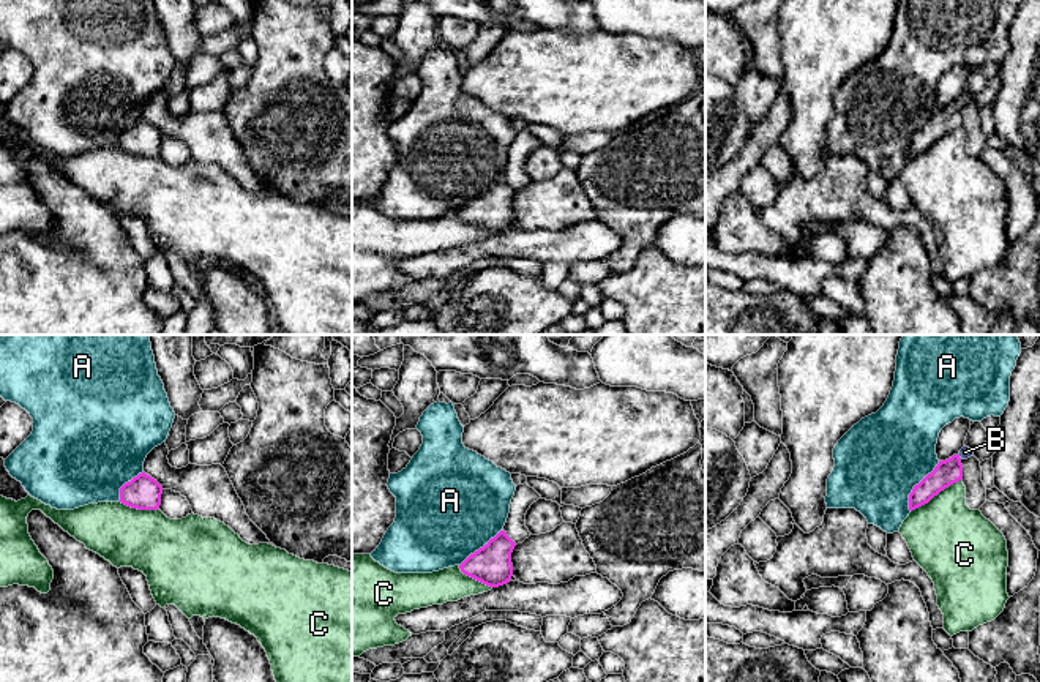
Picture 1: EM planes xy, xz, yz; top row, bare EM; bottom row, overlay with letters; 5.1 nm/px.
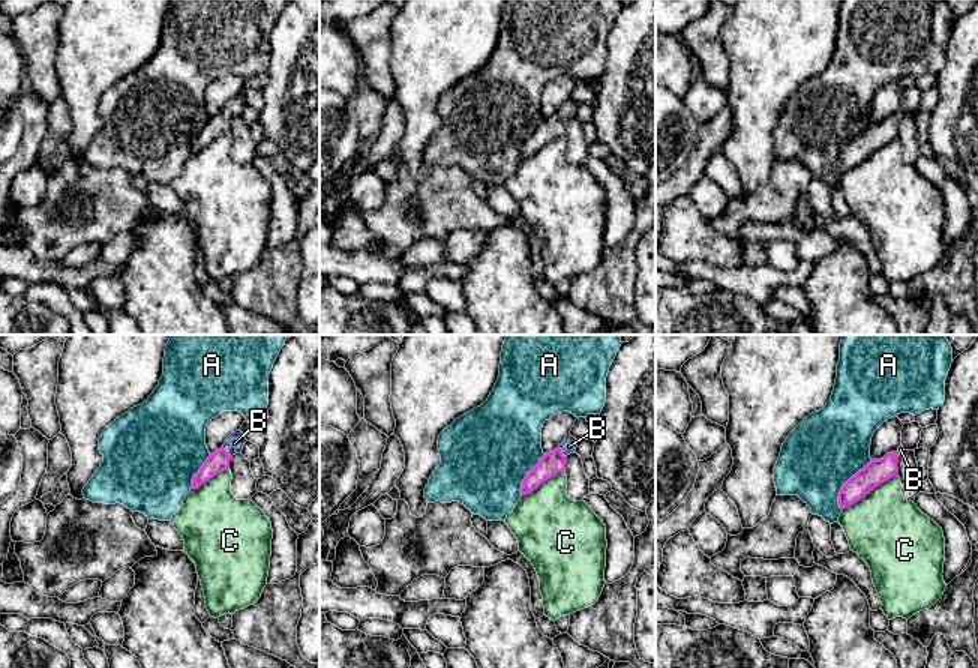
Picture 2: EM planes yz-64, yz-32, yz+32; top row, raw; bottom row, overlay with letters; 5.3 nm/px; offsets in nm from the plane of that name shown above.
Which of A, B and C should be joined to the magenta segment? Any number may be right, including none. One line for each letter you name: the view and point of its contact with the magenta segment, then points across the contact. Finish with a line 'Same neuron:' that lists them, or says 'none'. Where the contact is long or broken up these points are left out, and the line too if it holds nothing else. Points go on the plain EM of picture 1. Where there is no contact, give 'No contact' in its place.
B: Touches magenta at yz (958, 103). Path across: yz (947, 119), (958, 103), (965, 98)
Same neuron: B

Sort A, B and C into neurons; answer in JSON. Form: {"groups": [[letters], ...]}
{"groups": [["A"], ["B"], ["C"]]}

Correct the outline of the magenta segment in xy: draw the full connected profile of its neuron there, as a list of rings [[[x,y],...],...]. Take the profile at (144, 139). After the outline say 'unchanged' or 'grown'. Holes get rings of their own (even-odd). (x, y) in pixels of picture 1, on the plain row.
[[[145,118],[120,134],[120,148],[137,156],[158,156],[163,133]]]; unchanged

